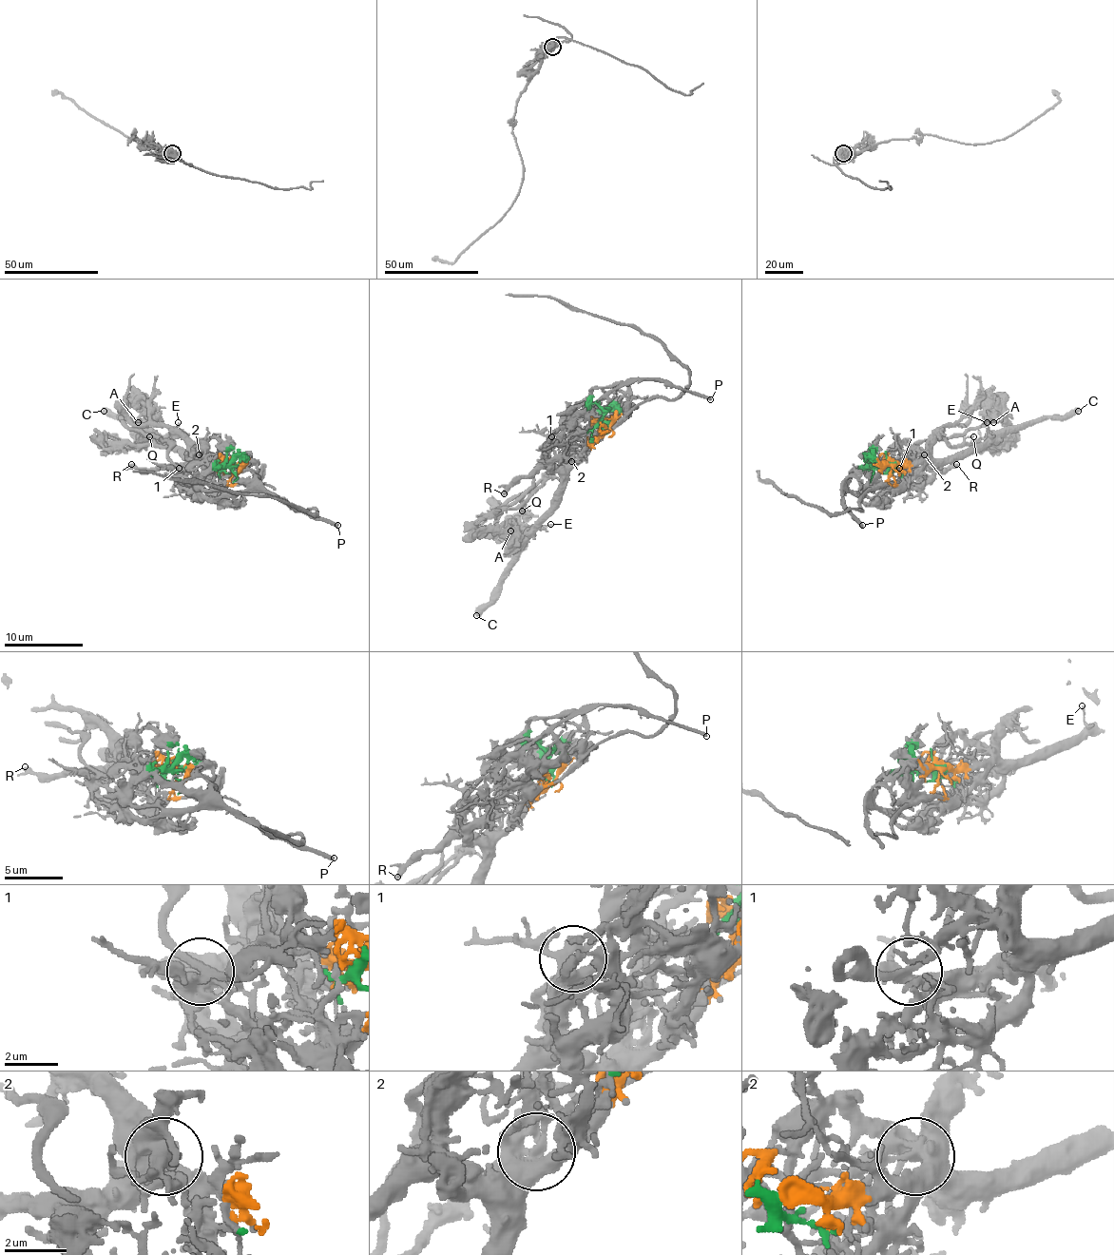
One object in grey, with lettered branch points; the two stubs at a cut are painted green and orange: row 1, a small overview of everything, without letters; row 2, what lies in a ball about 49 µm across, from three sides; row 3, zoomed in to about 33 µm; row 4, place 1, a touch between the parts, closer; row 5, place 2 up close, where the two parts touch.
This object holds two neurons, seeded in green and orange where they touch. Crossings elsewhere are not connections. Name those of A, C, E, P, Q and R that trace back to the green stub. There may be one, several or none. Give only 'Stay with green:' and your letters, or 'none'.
Stay with green: A, P

